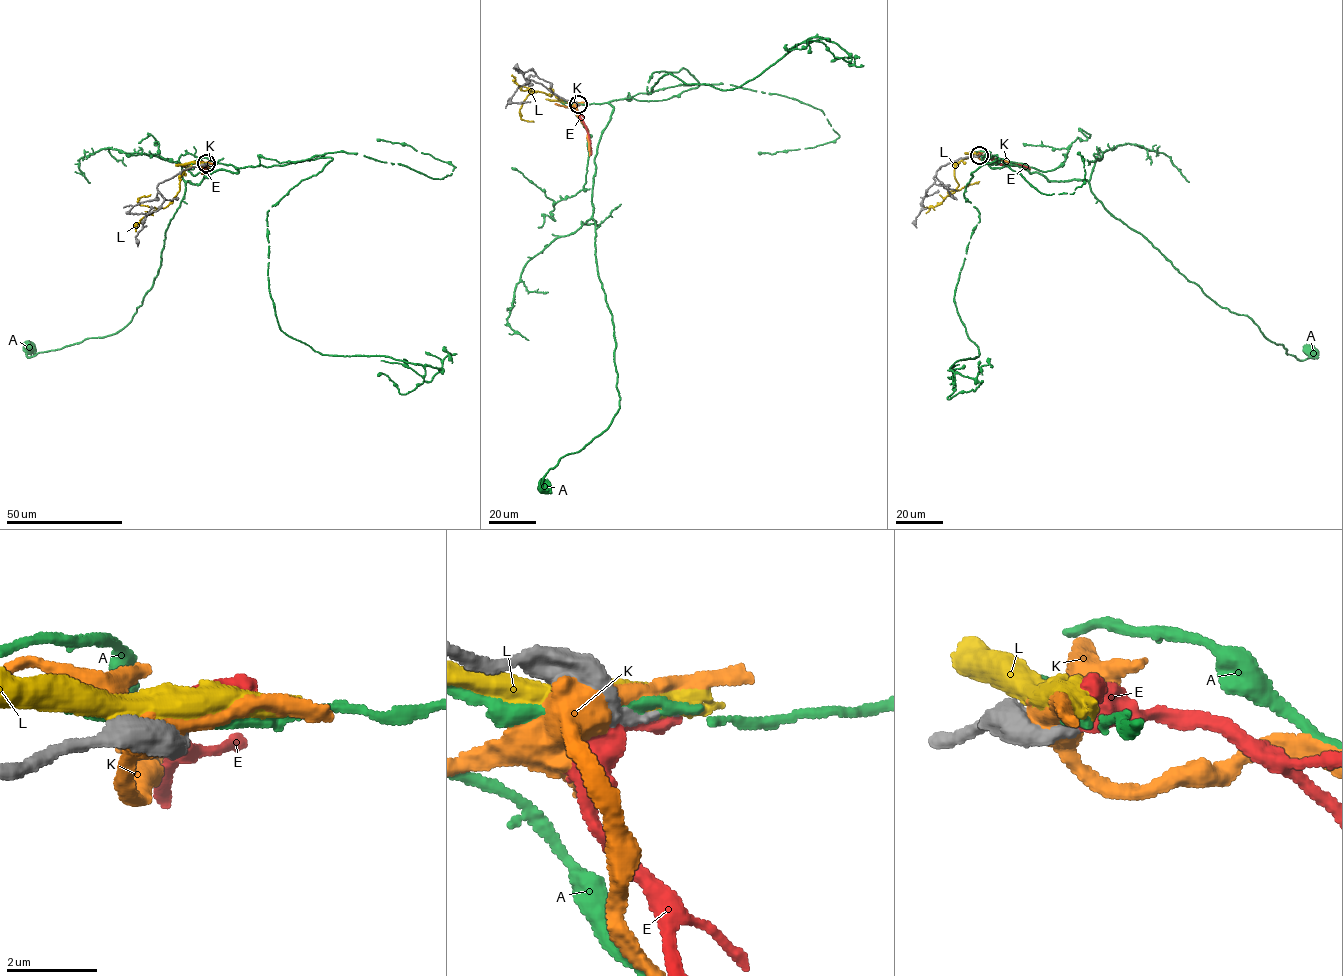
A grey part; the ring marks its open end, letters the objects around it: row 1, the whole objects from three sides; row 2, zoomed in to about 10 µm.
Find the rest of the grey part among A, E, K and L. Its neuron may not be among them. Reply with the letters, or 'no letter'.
no letter

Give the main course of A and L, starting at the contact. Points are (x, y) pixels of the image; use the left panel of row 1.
A: (205, 164), (238, 172), (188, 181), (132, 320), (33, 356), (28, 347)
L: (206, 164), (192, 163), (187, 167), (180, 177), (179, 191), (165, 207), (137, 202), (150, 194)

